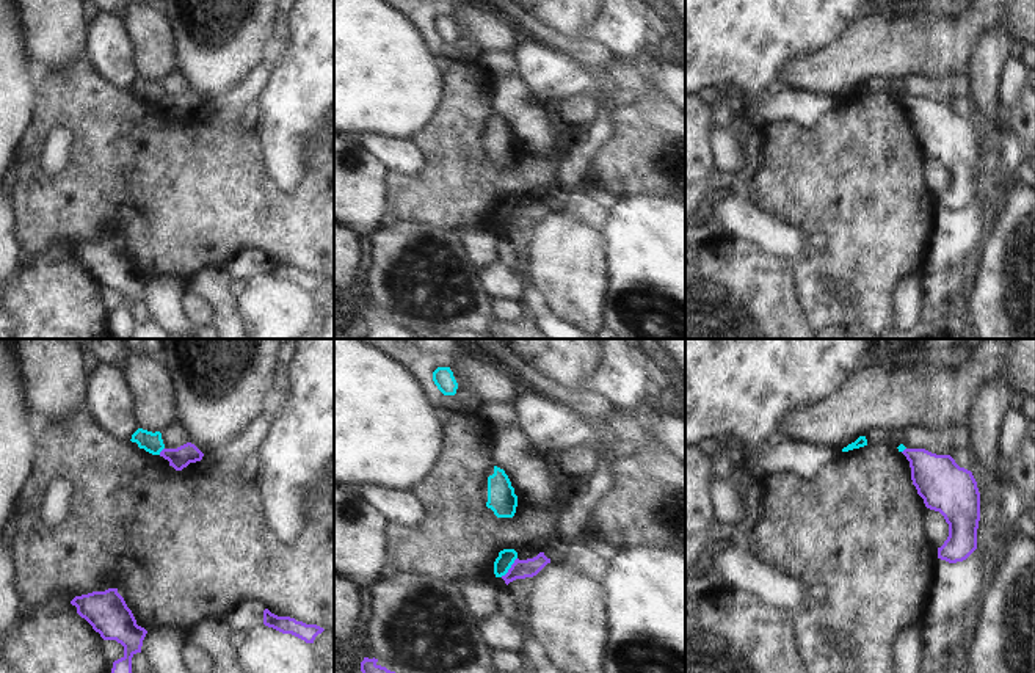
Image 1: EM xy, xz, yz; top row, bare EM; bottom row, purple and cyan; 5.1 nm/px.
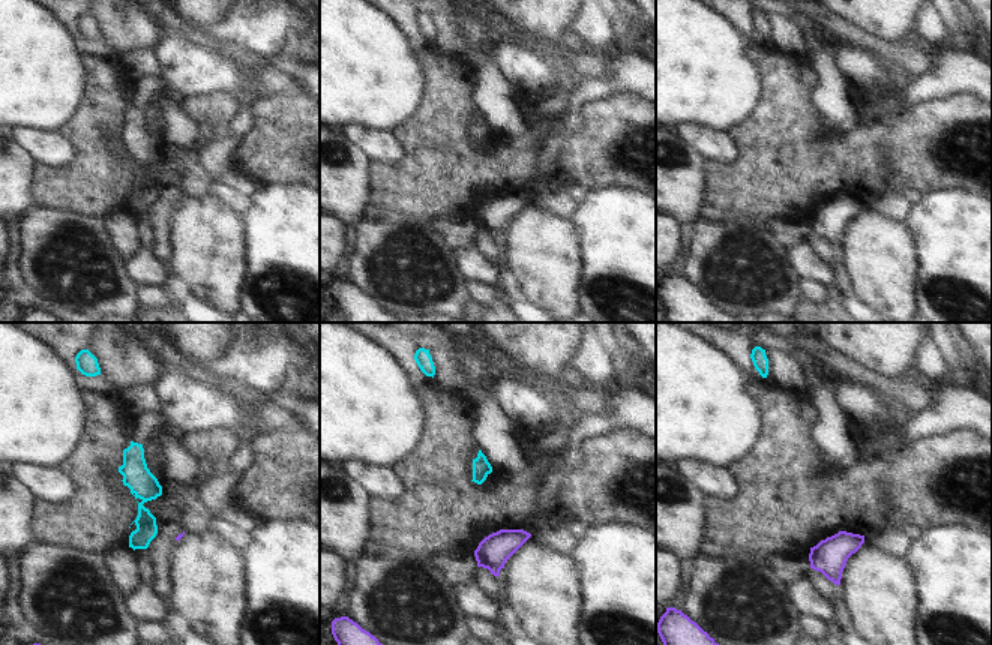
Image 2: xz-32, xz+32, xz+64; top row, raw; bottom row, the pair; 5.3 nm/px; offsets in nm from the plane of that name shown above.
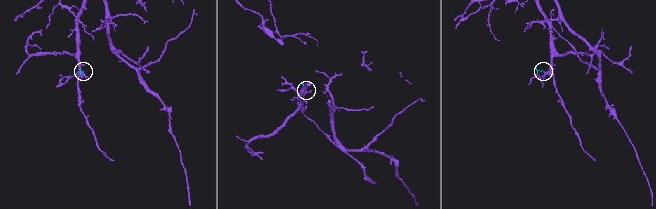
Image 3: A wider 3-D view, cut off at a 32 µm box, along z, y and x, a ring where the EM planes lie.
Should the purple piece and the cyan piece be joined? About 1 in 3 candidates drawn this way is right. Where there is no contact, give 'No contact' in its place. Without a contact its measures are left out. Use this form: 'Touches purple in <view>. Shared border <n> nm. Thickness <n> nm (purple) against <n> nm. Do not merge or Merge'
Touches purple in xz. Shared border 130 nm. Thickness 100 nm (purple) against 90 nm. Do not merge.

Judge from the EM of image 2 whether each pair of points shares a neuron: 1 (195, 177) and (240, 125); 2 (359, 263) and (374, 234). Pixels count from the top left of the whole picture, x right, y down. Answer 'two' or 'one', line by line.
1: one
2: one

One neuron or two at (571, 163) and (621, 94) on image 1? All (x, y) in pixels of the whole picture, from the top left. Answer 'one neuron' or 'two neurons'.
one neuron

